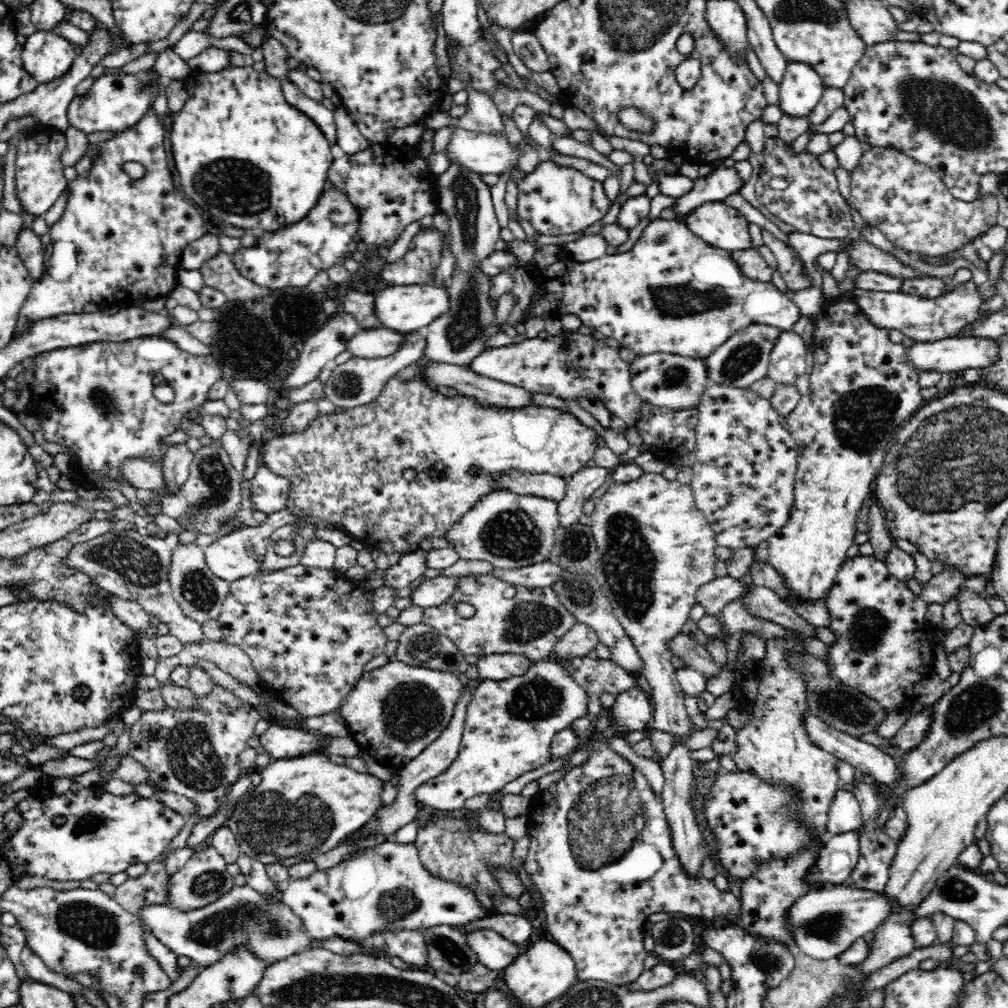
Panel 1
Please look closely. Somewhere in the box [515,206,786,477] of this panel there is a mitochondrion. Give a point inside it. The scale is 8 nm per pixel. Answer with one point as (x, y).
(676, 301)

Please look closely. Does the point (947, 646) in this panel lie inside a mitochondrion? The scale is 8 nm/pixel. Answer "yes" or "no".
no

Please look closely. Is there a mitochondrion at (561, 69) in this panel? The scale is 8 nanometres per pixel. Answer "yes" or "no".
no

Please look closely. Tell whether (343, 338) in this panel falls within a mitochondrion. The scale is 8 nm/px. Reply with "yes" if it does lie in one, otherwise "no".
no

